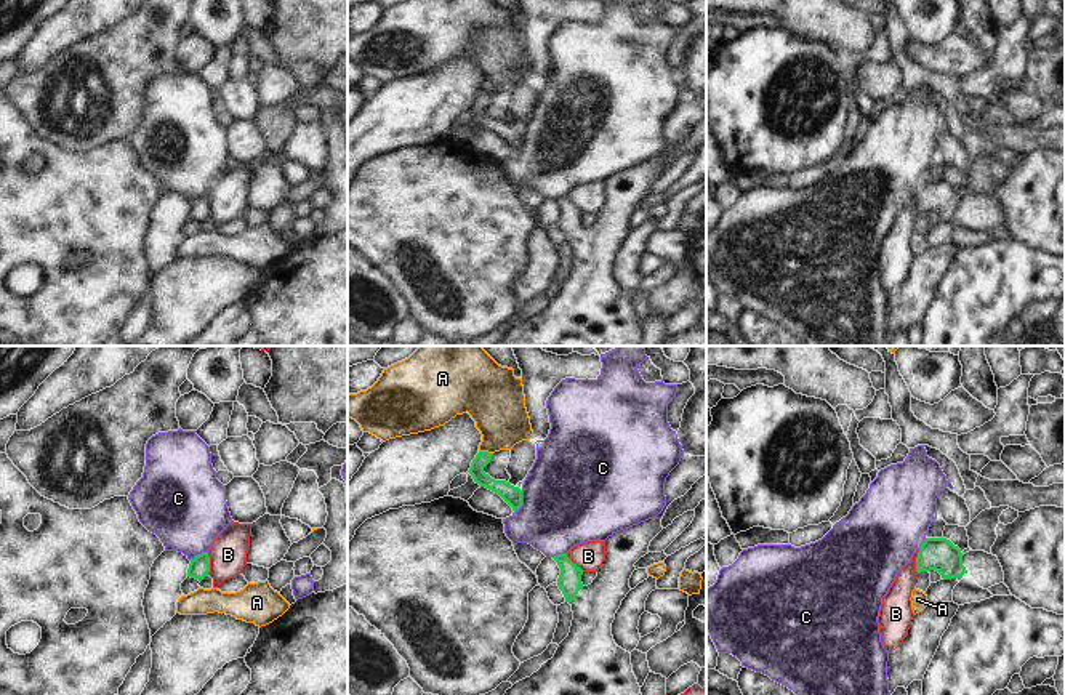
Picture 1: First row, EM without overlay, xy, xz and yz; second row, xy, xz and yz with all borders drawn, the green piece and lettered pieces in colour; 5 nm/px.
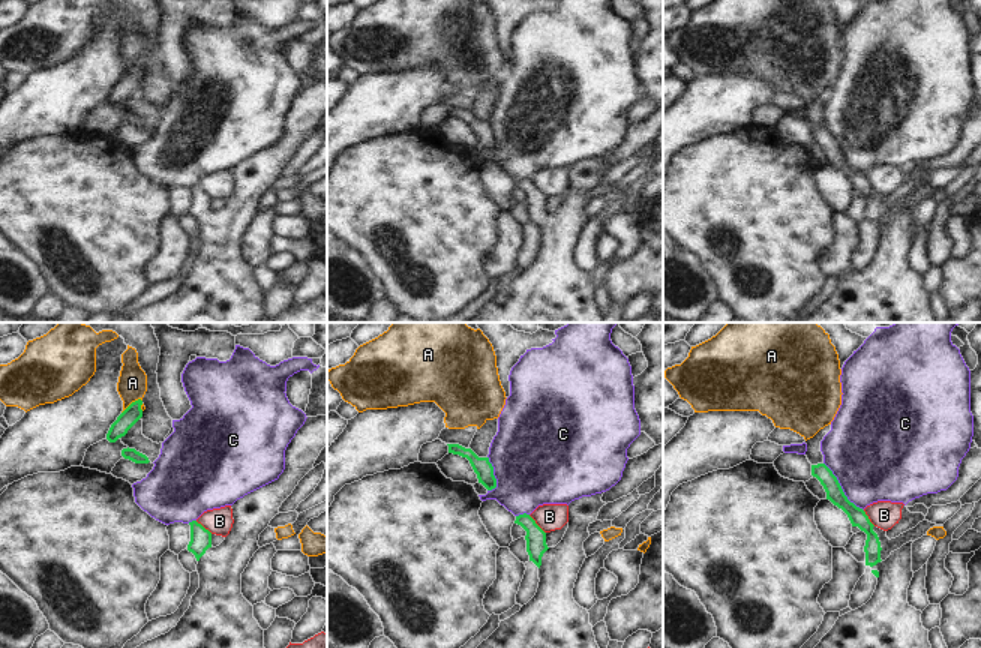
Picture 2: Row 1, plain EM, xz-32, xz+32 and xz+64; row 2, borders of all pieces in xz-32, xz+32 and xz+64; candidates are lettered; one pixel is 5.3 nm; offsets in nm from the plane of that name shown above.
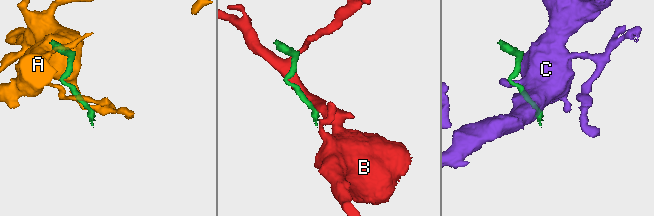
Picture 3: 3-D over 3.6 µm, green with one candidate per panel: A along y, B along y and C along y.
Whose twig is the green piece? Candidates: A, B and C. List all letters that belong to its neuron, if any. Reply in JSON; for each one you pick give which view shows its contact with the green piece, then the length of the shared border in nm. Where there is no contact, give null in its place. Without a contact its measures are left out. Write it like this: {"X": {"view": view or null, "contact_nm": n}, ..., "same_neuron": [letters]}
{"same_neuron": []}

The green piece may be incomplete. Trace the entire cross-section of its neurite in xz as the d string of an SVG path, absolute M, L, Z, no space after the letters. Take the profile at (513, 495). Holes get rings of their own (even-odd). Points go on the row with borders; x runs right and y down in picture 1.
M479 452L468 472L472 476L476 484L498 493L516 512L522 506L522 490L506 480L495 480L484 472L484 468L490 463L492 456L493 453Z

